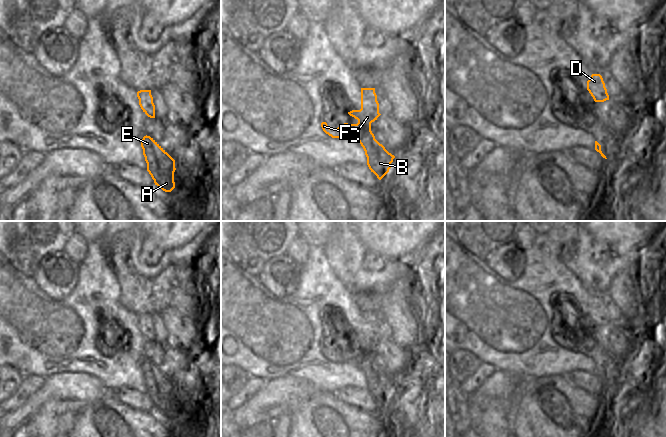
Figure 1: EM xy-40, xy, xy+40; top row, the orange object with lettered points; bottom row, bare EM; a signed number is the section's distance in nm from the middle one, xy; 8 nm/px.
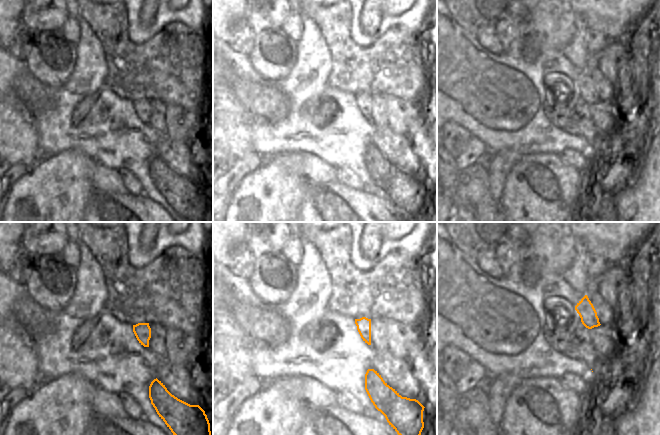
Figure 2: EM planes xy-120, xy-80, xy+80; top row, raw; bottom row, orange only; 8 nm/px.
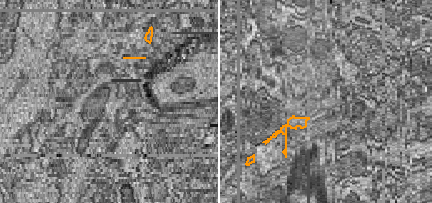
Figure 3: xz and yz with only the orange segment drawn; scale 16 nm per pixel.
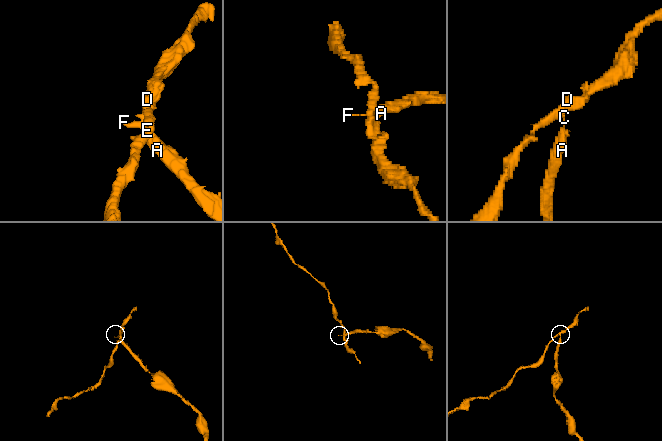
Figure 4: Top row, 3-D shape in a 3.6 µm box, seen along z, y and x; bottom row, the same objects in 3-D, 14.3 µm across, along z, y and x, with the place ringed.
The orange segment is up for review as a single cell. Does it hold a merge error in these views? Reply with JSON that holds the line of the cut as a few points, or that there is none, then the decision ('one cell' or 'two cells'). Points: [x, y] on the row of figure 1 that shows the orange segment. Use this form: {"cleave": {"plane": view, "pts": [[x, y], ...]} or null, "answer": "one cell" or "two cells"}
{"cleave": {"plane": "xy", "pts": [[370, 129], [367, 129], [357, 138]]}, "answer": "two cells"}

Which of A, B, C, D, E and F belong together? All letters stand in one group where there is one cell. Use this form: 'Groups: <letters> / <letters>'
Groups: A B E / C D F.

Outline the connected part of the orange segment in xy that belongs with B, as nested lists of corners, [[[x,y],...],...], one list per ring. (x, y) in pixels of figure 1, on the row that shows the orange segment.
[[[366,130],[358,141],[365,151],[369,169],[381,180],[389,172],[395,156],[375,139],[371,130]]]

